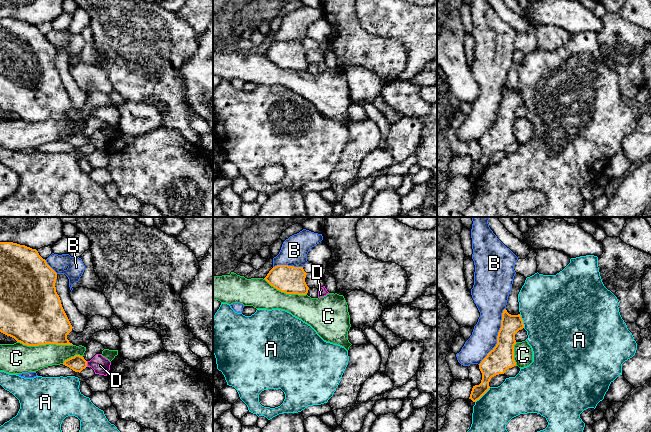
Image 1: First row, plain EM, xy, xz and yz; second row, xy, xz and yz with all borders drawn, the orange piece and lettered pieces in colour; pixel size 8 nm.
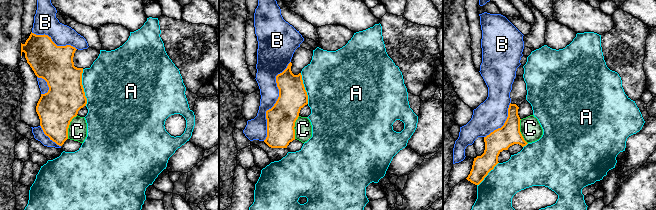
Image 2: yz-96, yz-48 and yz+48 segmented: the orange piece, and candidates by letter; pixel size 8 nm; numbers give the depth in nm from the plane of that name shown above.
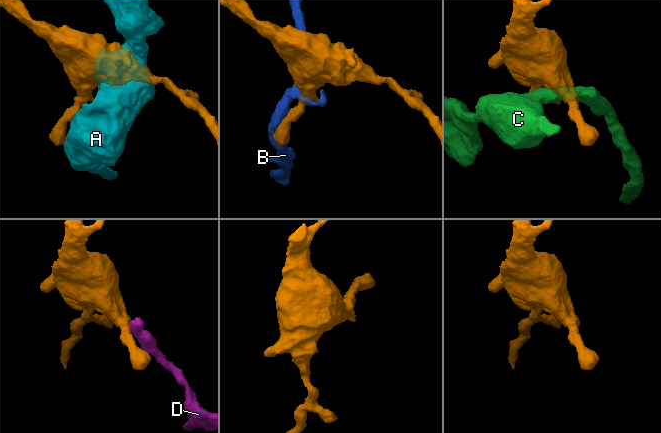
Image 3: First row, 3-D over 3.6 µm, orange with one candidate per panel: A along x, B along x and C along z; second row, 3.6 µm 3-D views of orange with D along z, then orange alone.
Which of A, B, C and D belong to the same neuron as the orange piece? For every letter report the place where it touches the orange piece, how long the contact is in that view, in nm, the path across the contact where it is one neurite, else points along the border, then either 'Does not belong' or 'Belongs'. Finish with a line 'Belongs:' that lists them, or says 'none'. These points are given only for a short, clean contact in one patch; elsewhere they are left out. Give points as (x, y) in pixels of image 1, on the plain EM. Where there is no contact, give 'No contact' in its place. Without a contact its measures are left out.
A: Touches orange at yz (482, 171). Shared border 180 nm. Does not belong
B: Touches orange at yz (497, 112). Shared border 500 nm. Does not belong
C: Touches orange at xy (45, 120). Shared border 440 nm. Does not belong
D: Touches orange at xy (86, 140). Shared border 50 nm. Path across: xy (77, 139), (86, 140), (100, 141). Belongs
Belongs: D

